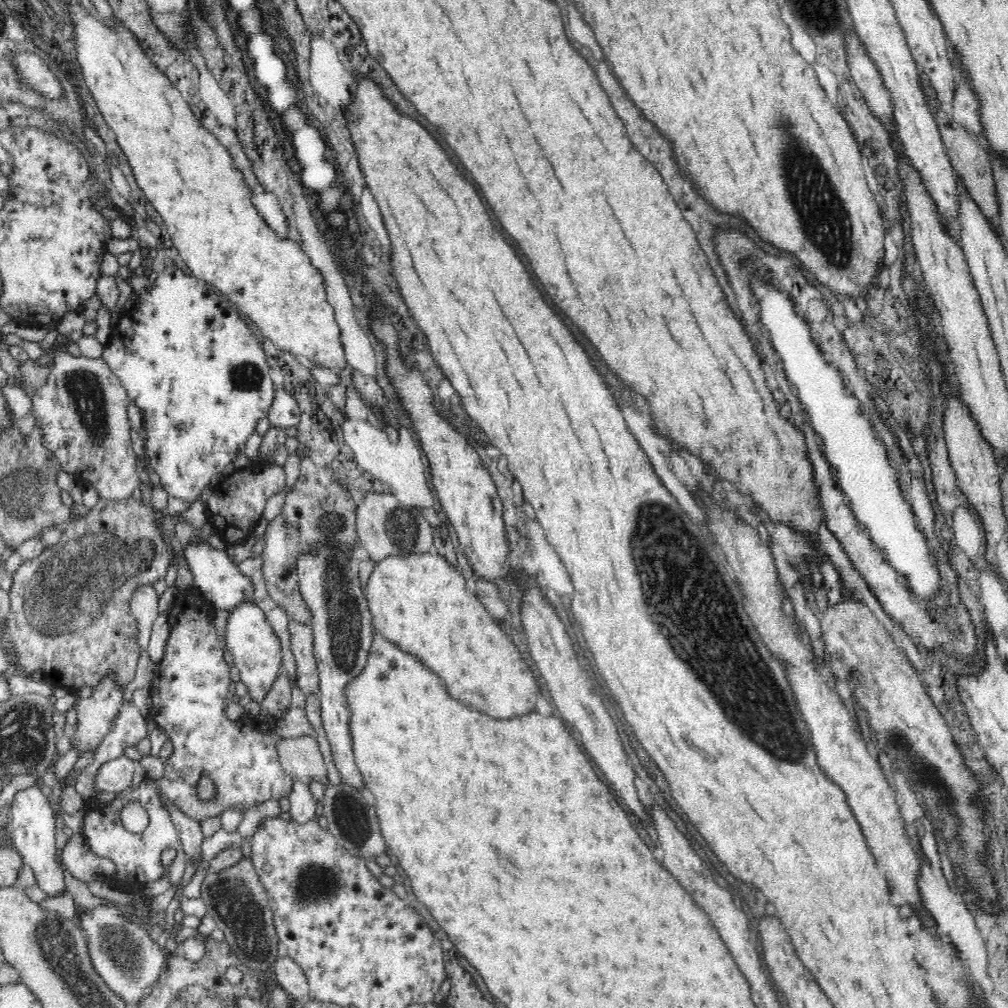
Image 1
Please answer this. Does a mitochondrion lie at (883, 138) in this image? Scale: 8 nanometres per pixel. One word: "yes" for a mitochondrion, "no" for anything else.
no

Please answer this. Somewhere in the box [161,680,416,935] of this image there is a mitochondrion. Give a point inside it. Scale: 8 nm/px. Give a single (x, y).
(313, 884)

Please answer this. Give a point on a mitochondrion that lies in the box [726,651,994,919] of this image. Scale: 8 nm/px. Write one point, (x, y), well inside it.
(927, 774)

